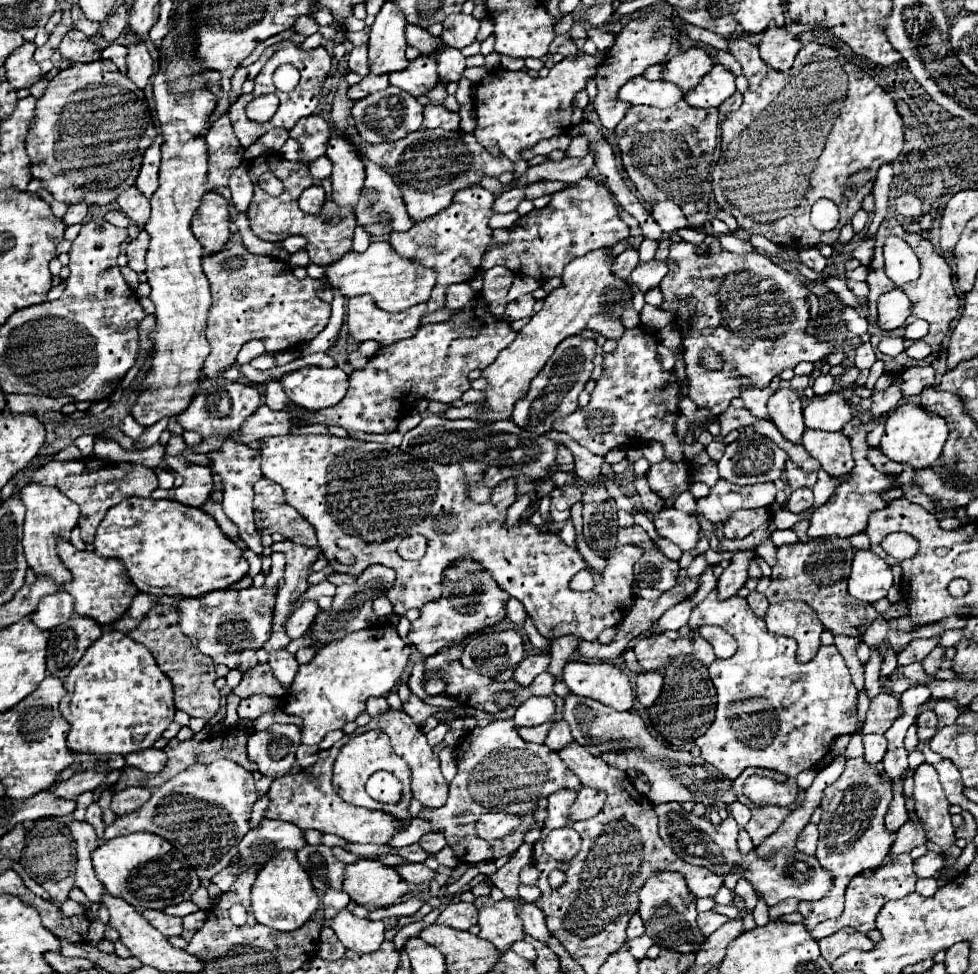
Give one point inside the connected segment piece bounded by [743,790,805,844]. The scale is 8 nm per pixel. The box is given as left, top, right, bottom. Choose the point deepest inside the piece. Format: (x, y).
(766, 819)

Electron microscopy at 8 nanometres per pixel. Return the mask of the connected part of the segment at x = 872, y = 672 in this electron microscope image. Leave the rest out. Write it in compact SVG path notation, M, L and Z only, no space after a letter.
M871 648L871 660L865 666L865 690L869 700L873 700L879 692L881 692L881 684L879 684L879 668L881 668L881 658L875 652L875 648Z

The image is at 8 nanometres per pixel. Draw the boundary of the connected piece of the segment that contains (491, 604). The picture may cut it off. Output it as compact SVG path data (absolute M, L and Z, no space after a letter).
M459 558L451 562L443 574L443 592L435 602L427 602L419 612L419 618L411 622L409 636L405 642L415 646L425 658L441 652L443 648L461 644L469 634L475 634L483 628L491 628L499 624L507 616L507 600L511 596L505 594L493 582L493 576L479 564L467 558Z

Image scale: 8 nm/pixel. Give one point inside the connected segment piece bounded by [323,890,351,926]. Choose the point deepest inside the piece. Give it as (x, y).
(333, 901)

